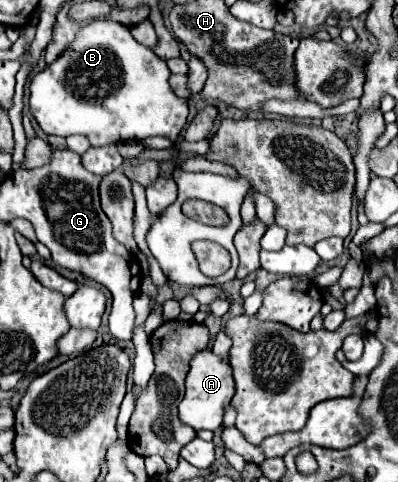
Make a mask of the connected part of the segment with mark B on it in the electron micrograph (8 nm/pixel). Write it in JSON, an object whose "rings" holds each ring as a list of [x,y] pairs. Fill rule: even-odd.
{"rings":[[[96,19],[90,25],[84,25],[78,33],[76,39],[60,53],[60,59],[56,59],[54,63],[46,65],[42,71],[32,75],[32,83],[30,83],[30,113],[34,115],[34,119],[38,121],[38,125],[42,127],[42,131],[46,135],[60,135],[60,137],[70,137],[70,135],[86,135],[92,143],[92,147],[100,147],[100,145],[108,145],[108,143],[120,143],[120,141],[144,141],[146,137],[154,137],[154,135],[162,135],[168,137],[170,141],[176,141],[182,127],[186,125],[186,117],[188,117],[188,101],[176,97],[176,93],[170,89],[168,85],[168,77],[170,77],[170,69],[166,67],[166,61],[160,59],[158,55],[154,55],[152,49],[140,45],[132,35],[130,29],[124,27],[122,23],[116,23],[112,19]]]}

